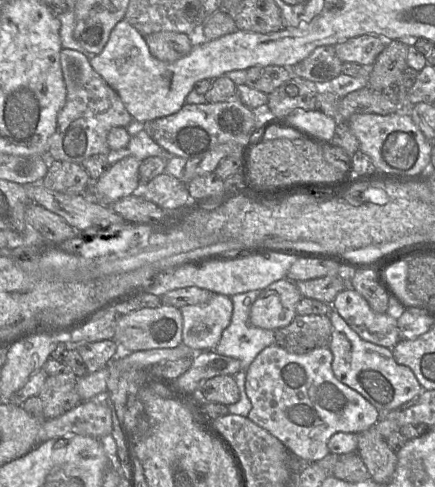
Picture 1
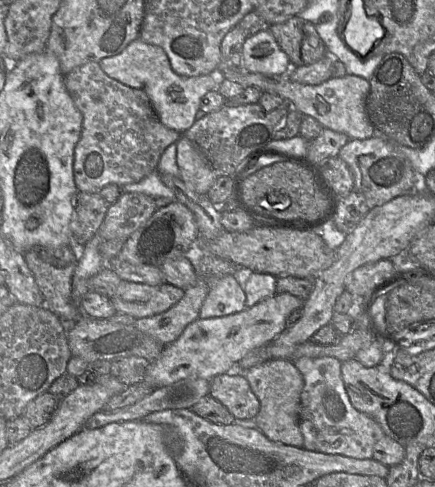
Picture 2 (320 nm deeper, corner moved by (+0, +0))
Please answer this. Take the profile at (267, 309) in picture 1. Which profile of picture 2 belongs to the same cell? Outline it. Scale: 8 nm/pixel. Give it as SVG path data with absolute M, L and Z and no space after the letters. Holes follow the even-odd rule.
M276 293L241 312L224 317L198 318L191 322L172 343L165 345L162 354L149 364L143 381L153 388L171 385L186 378L203 378L211 381L215 376L225 374L251 350L265 346L274 340L287 326L288 315L302 308L304 300L289 293Z

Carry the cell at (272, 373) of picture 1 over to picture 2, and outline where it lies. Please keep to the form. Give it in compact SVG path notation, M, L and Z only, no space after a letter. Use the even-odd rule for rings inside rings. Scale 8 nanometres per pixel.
M301 357L293 360L293 364L304 381L299 417L303 448L324 454L372 459L374 445L385 433L376 420L352 405L341 376L342 362L334 357Z

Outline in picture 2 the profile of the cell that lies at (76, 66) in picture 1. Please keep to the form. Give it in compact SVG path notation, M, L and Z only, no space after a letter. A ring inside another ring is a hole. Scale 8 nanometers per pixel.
M87 62L73 69L64 75L64 80L69 95L83 116L81 135L75 146L73 162L74 180L79 192L99 193L108 184L123 187L141 181L157 171L165 149L182 137L182 134L161 123L145 91L110 78L97 62Z

